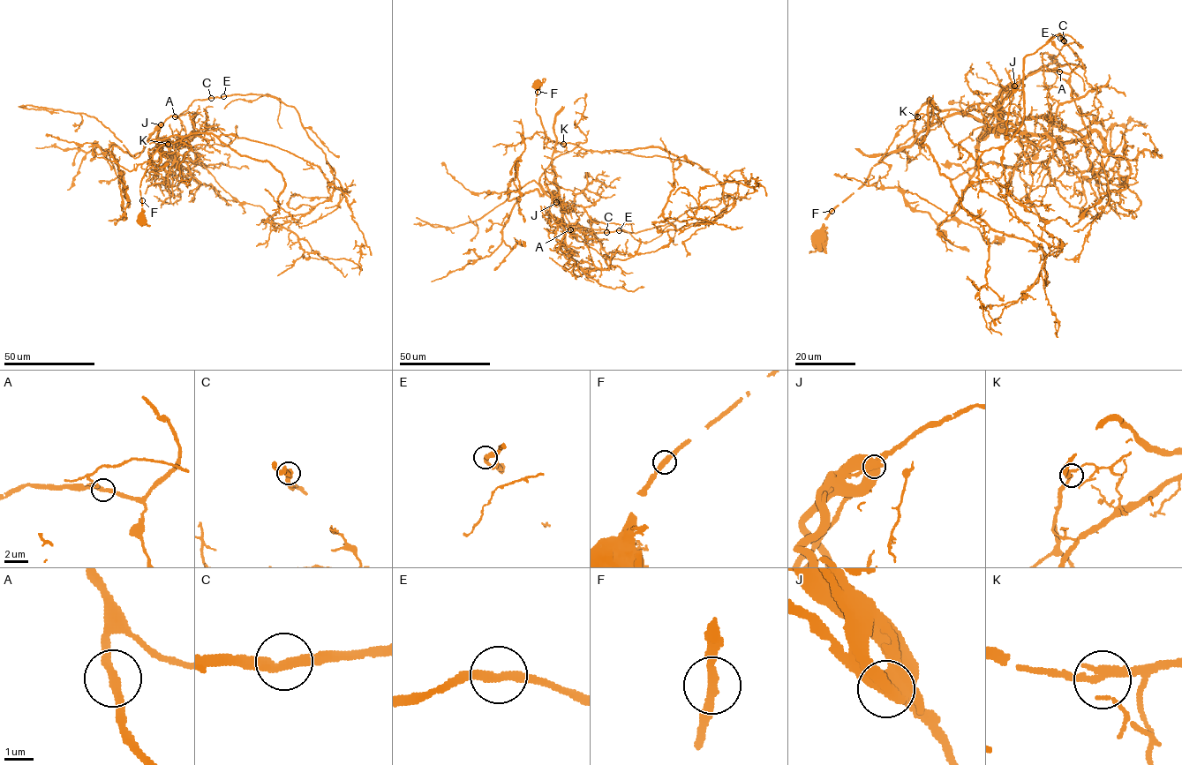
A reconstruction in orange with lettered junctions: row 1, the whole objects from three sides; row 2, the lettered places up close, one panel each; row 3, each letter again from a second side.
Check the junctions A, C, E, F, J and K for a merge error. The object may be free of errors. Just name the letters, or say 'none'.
J

